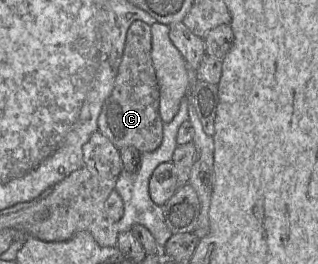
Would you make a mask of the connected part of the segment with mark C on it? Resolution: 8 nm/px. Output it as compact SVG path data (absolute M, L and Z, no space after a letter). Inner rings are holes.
M142 21L133 22L127 35L122 65L116 88L103 103L98 116L98 130L119 150L134 147L140 154L156 150L163 140L164 122L159 114L159 85L151 60L151 27Z

